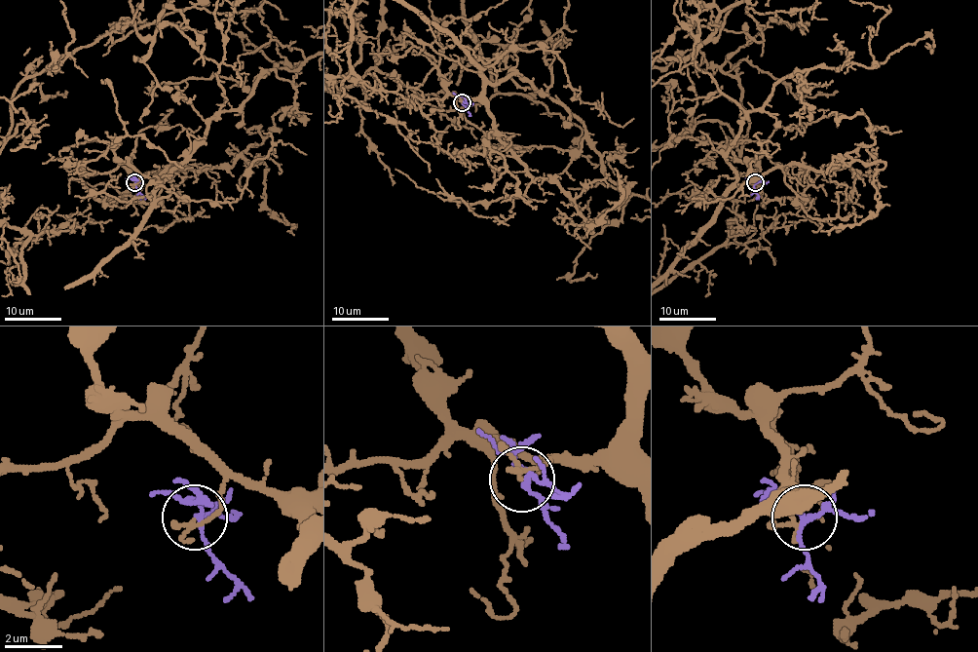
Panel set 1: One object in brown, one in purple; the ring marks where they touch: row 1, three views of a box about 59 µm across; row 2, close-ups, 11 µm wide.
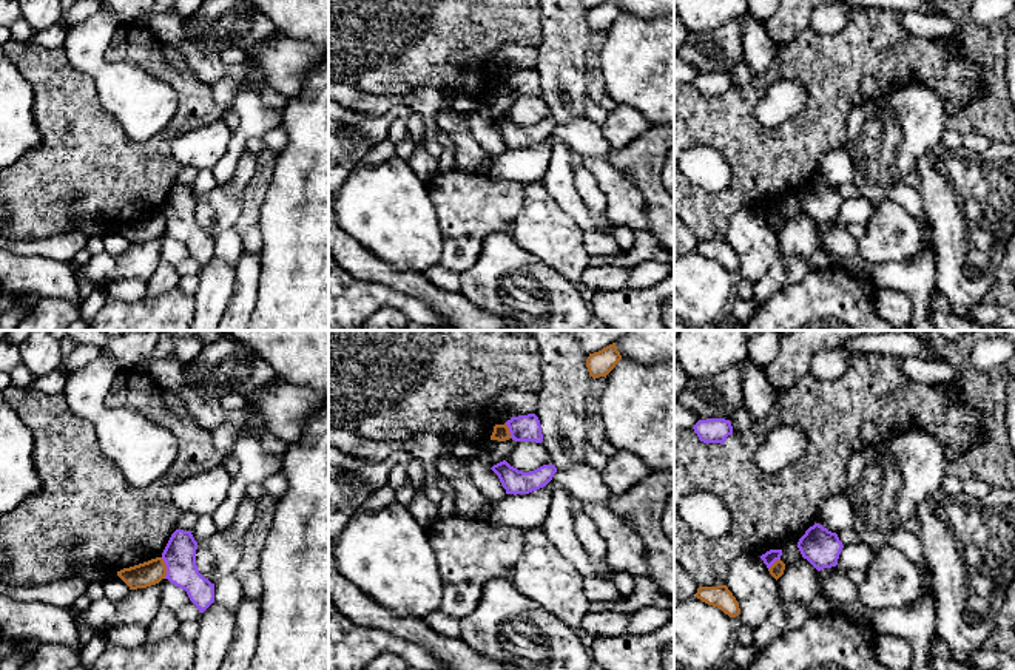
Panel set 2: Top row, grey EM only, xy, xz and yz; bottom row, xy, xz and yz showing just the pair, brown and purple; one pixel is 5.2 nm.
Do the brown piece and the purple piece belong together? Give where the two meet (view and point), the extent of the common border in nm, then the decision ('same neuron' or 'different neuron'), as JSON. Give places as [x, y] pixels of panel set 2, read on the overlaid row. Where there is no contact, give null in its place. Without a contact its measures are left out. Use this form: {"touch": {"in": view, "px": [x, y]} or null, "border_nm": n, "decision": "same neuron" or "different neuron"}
{"touch": {"in": "xy", "px": [165, 568]}, "border_nm": 110, "decision": "different neuron"}

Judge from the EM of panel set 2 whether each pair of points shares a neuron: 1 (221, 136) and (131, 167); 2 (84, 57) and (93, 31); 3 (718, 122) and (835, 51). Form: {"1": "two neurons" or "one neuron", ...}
{"1": "two neurons", "2": "one neuron", "3": "one neuron"}

